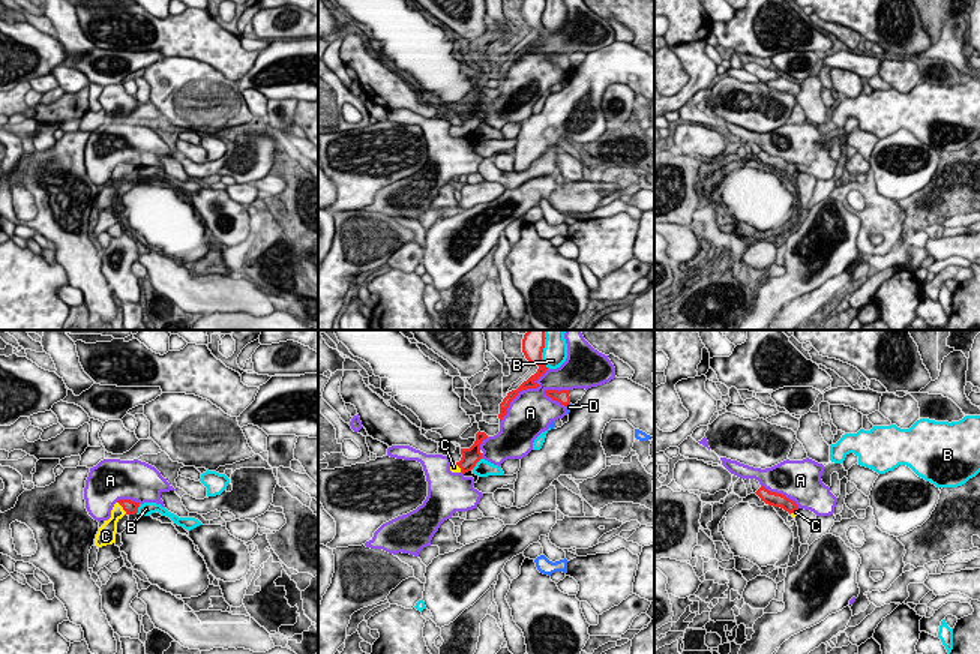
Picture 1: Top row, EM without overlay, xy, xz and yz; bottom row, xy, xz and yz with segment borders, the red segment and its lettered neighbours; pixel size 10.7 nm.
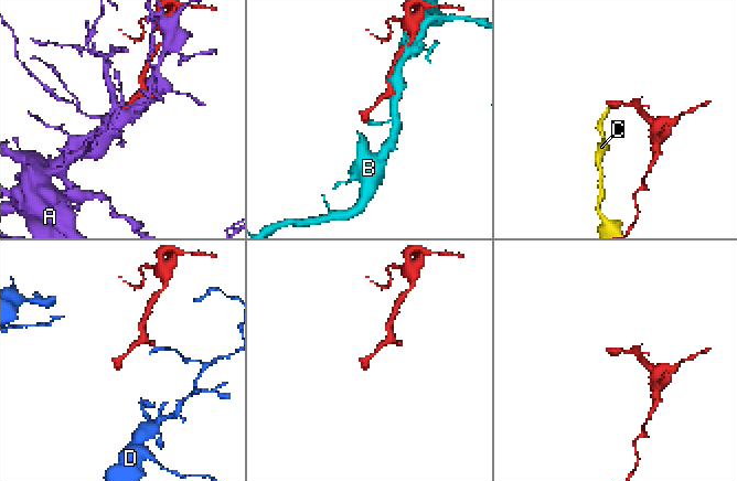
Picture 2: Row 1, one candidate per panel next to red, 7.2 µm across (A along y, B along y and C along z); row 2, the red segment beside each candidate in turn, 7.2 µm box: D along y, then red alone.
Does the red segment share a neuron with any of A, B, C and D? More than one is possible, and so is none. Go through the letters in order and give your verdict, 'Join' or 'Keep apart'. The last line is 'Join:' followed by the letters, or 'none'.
A: Keep apart
B: Keep apart
C: Join
D: Keep apart
Join: C

